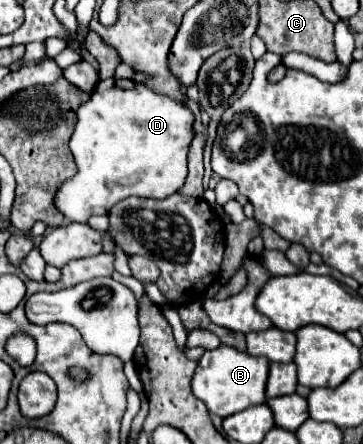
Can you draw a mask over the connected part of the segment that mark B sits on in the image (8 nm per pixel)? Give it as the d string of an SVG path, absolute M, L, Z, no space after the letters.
M219 346L215 350L207 350L197 366L193 376L193 392L197 398L205 402L205 406L217 416L231 416L243 412L249 406L257 406L265 402L265 382L269 374L269 360L255 358L247 352L239 352L231 346Z

